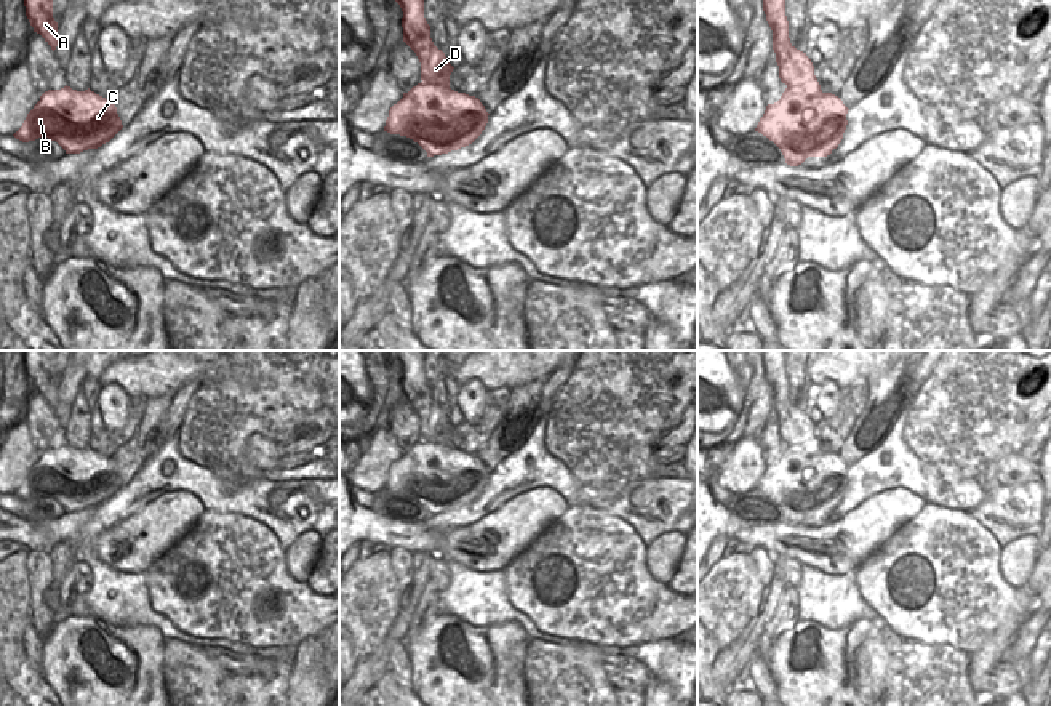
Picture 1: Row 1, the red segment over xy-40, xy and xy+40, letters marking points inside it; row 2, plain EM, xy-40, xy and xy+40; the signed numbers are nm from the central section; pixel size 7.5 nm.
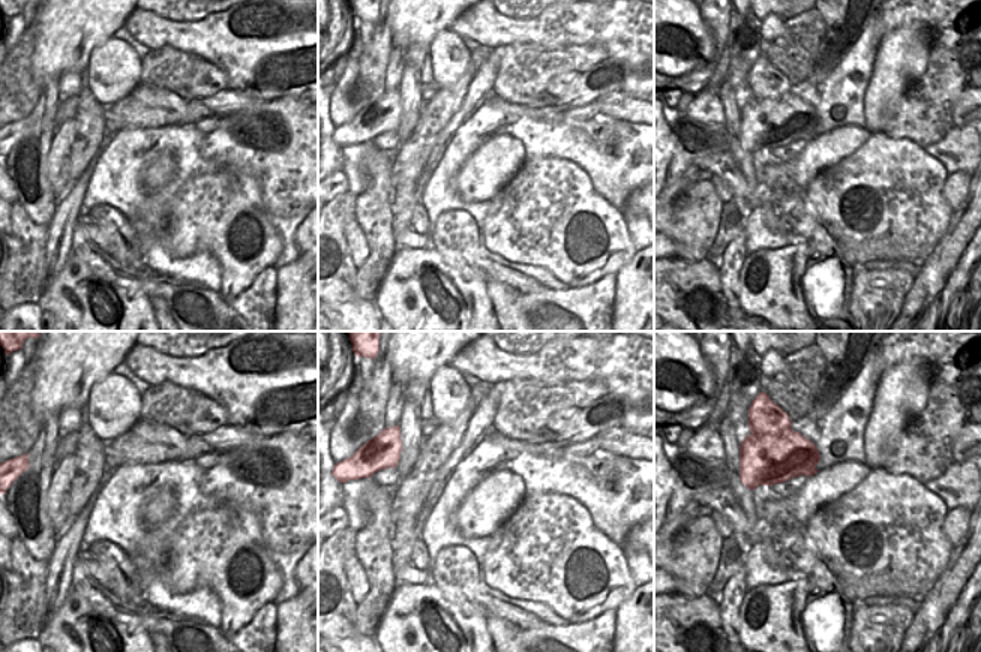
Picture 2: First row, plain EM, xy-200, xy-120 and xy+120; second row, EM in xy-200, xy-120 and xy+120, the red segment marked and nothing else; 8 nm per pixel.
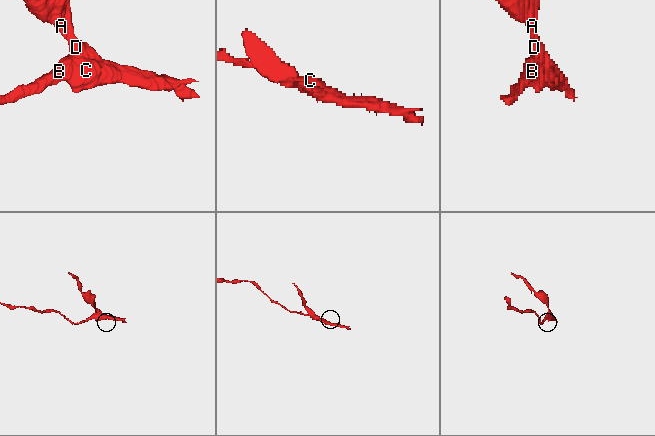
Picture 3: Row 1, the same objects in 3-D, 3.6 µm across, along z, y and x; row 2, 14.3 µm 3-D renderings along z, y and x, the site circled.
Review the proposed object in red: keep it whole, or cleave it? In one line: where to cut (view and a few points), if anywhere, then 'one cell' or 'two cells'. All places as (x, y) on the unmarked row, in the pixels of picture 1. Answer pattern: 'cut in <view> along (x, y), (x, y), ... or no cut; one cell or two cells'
cut in xy+40 along (787, 444), (803, 453), (823, 452); two cells

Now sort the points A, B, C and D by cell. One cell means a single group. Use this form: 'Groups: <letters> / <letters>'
Groups: A D / B C.

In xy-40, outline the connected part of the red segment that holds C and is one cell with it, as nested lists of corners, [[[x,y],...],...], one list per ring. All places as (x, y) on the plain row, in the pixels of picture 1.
[[[66,443],[45,450],[13,495],[22,501],[48,496],[66,512],[80,512],[109,501],[122,487],[112,458]]]

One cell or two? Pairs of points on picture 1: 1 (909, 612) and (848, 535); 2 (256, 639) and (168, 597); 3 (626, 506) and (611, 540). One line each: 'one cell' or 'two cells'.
1: two cells
2: two cells
3: two cells

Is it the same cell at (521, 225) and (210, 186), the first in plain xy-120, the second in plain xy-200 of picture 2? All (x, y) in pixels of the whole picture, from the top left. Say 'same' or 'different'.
same

